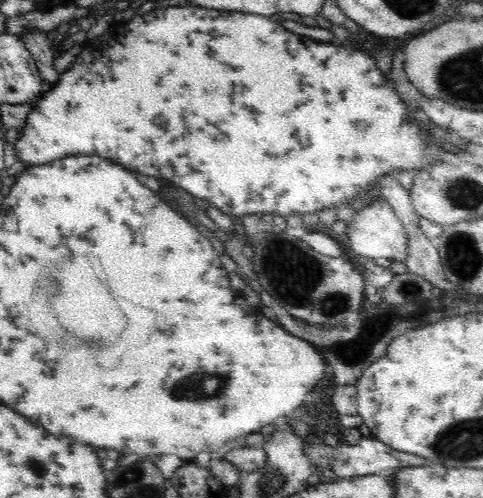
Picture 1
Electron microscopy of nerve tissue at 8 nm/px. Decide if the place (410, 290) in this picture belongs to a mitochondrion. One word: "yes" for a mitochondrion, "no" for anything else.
yes

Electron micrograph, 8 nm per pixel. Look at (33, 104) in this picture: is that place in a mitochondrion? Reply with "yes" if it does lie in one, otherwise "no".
no

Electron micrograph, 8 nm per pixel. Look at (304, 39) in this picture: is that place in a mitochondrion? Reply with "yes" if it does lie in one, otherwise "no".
no

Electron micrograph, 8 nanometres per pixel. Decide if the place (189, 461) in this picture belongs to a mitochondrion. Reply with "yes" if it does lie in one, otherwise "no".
no

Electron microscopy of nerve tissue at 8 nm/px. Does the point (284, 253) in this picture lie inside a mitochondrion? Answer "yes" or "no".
yes

